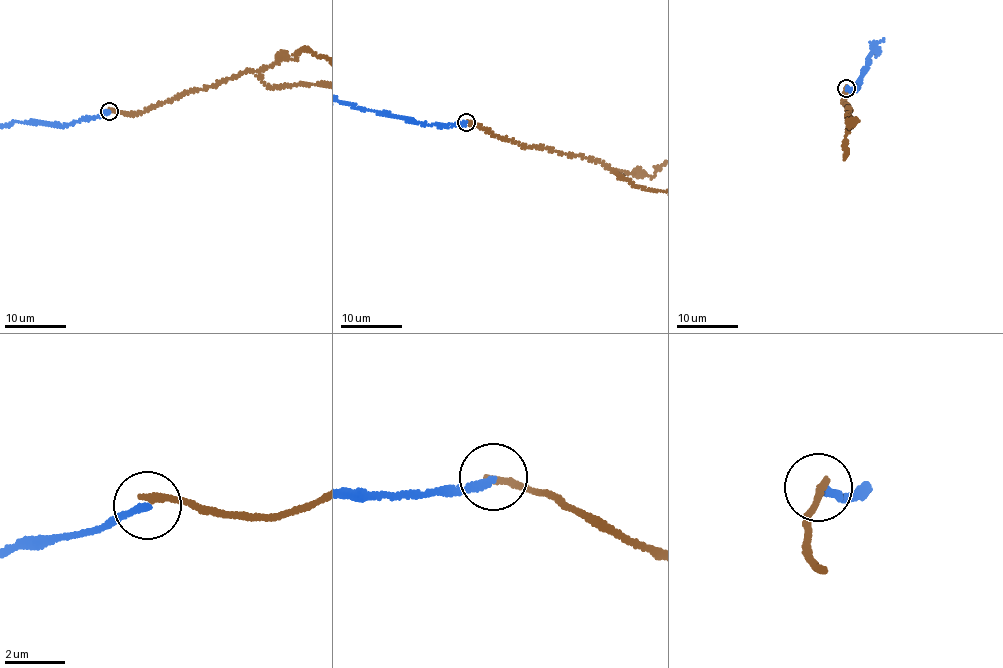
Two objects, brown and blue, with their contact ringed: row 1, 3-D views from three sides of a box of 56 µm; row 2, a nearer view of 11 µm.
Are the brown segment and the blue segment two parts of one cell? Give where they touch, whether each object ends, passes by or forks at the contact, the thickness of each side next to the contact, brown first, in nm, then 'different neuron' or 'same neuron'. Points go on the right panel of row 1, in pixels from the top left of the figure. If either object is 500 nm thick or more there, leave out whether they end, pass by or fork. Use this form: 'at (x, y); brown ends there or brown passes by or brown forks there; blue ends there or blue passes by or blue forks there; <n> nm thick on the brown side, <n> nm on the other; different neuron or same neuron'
at (846, 88); brown ends there; blue ends there; 260 nm thick on the brown side, 220 nm on the other; different neuron

